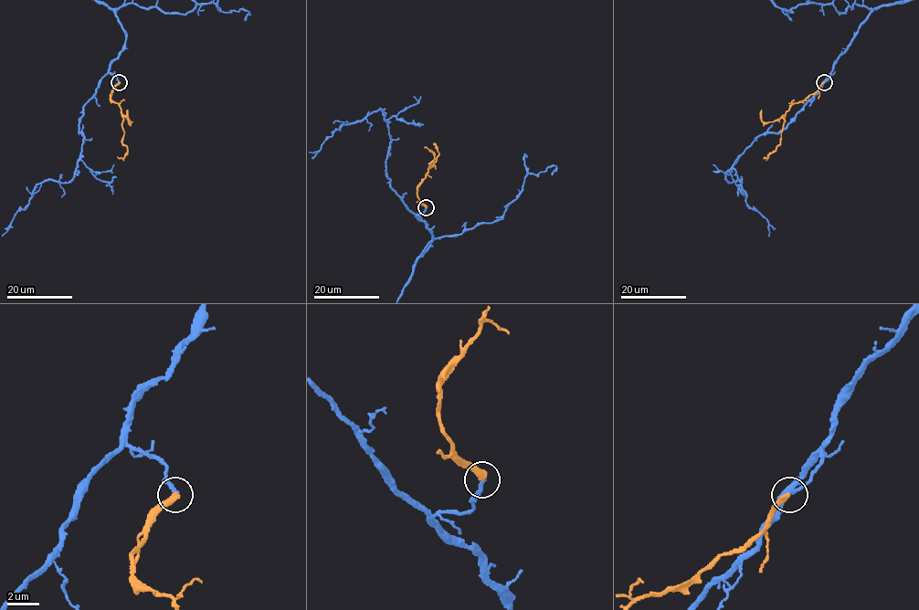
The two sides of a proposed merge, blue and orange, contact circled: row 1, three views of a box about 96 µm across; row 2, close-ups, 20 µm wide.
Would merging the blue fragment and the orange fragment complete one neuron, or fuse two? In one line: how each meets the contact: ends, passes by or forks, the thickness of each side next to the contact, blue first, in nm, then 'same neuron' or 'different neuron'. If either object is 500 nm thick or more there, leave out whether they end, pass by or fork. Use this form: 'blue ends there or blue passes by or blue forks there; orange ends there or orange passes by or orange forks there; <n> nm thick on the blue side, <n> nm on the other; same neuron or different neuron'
blue ends there; orange ends there; 200 nm thick on the blue side, 400 nm on the other; same neuron

